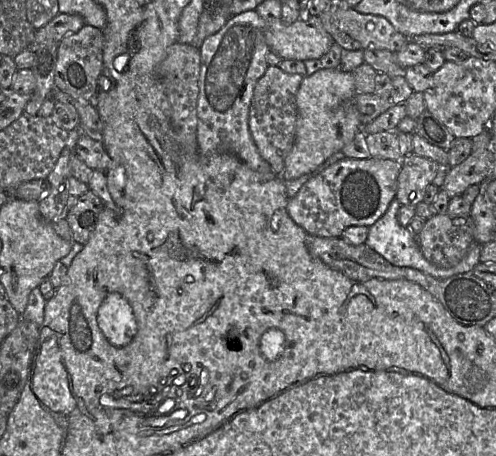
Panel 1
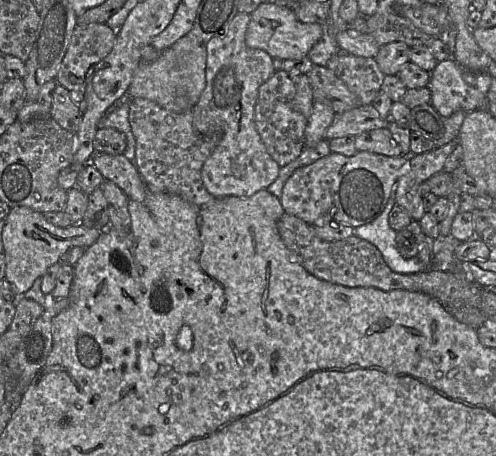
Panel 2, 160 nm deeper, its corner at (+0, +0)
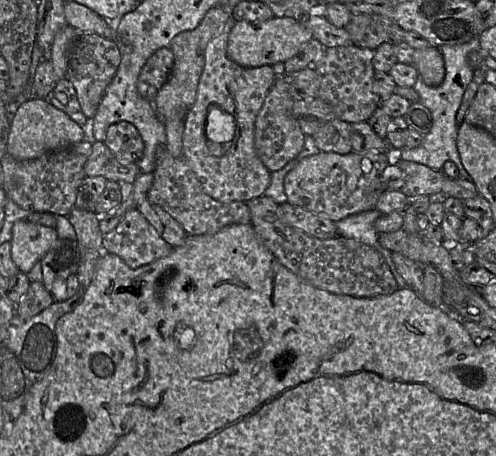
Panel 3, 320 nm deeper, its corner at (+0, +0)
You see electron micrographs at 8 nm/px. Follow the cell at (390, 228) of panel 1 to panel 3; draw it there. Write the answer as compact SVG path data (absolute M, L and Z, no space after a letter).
M373 209L370 211L353 214L335 222L339 236L354 238L377 250L385 259L399 288L407 287L405 279L398 272L393 260L392 252L379 243L379 232L374 227L376 219L381 216L381 212Z

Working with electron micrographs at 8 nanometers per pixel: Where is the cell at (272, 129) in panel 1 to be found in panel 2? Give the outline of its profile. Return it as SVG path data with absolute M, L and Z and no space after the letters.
M275 71L258 91L254 120L257 132L272 159L286 166L305 148L305 129L313 108L312 88L306 74L292 75Z

